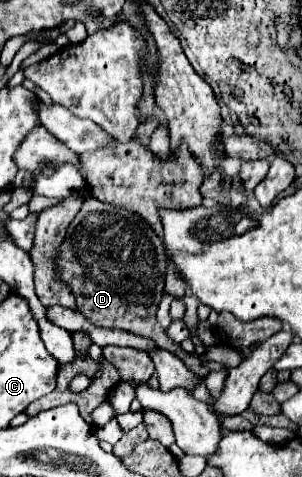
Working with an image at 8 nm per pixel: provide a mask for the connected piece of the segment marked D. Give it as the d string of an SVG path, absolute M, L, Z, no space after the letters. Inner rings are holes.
M86 197L82 209L70 225L68 237L62 243L58 271L74 291L80 313L90 323L98 327L118 327L128 333L148 337L158 347L178 355L184 365L194 369L200 377L210 373L206 363L196 353L184 351L156 321L166 277L166 255L162 239L140 215L102 203L94 197Z

